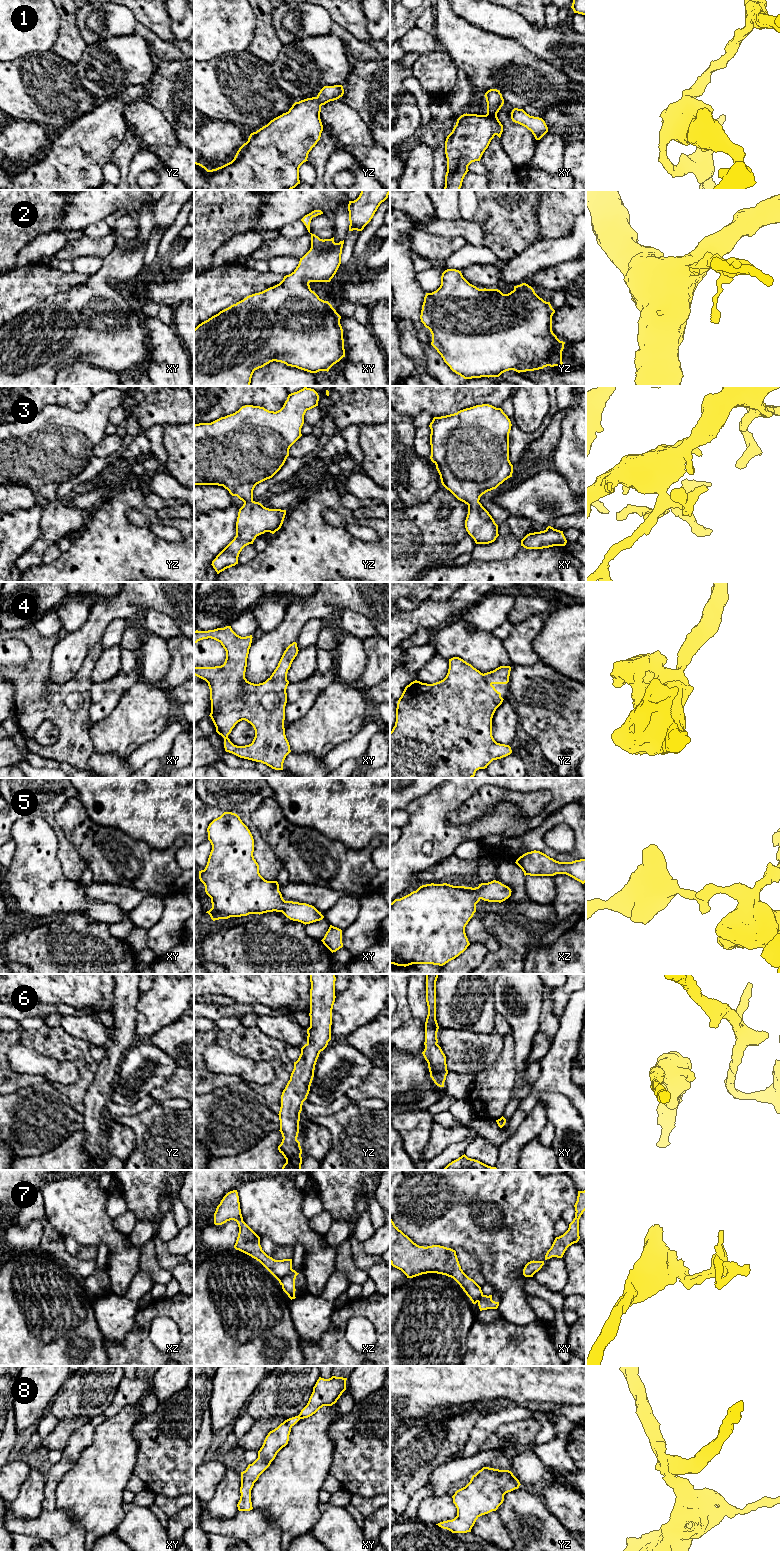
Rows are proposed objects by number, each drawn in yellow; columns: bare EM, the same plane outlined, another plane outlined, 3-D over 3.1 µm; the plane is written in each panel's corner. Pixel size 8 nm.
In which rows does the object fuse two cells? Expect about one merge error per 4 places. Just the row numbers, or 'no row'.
7

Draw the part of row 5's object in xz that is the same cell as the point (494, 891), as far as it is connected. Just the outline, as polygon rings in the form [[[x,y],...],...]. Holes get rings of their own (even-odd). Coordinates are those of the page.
[[[496,880],[481,883],[475,888],[431,883],[420,886],[416,891],[400,899],[395,899],[390,903],[390,964],[404,967],[412,964],[445,965],[470,945],[465,927],[476,912],[476,904],[481,899],[501,903],[511,896],[511,892],[508,886]]]

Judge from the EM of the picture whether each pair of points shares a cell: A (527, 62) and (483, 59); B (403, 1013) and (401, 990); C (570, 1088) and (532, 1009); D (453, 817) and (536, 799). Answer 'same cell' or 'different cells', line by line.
A: same cell
B: same cell
C: different cells
D: same cell

